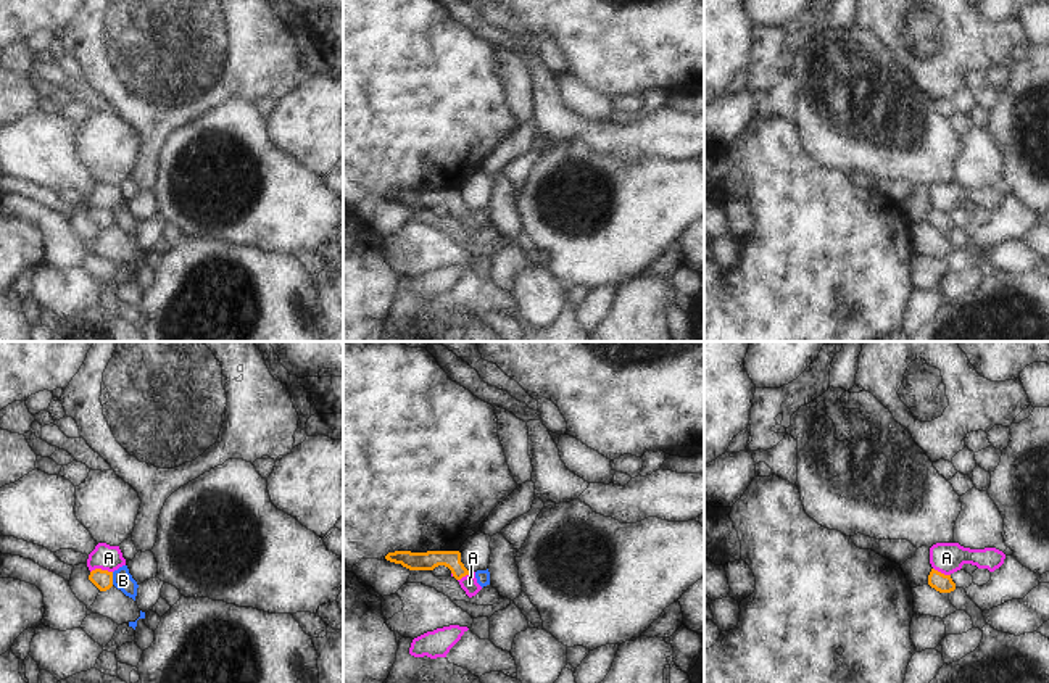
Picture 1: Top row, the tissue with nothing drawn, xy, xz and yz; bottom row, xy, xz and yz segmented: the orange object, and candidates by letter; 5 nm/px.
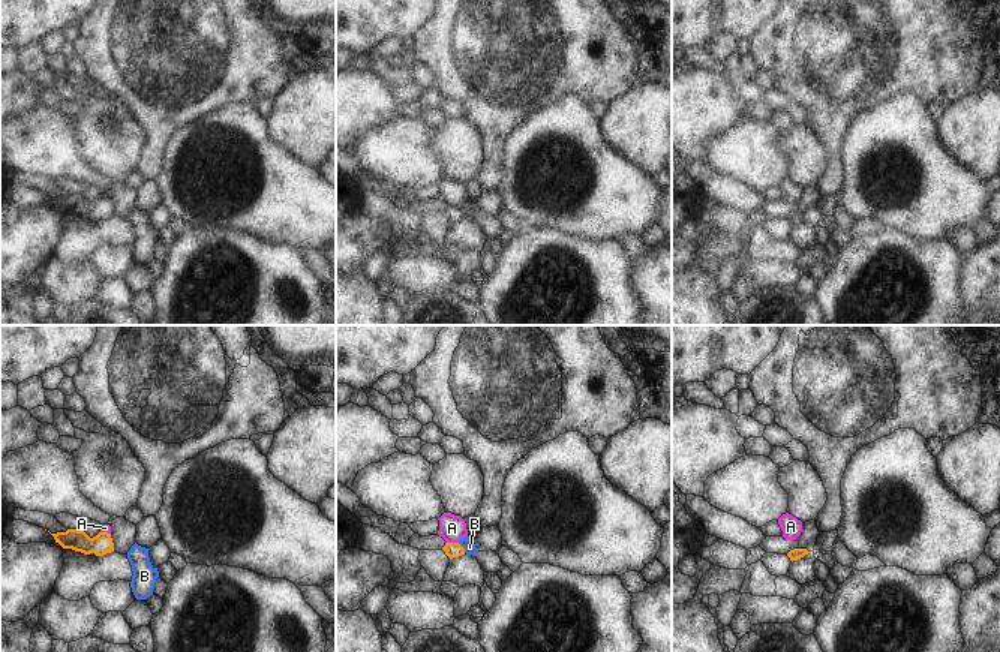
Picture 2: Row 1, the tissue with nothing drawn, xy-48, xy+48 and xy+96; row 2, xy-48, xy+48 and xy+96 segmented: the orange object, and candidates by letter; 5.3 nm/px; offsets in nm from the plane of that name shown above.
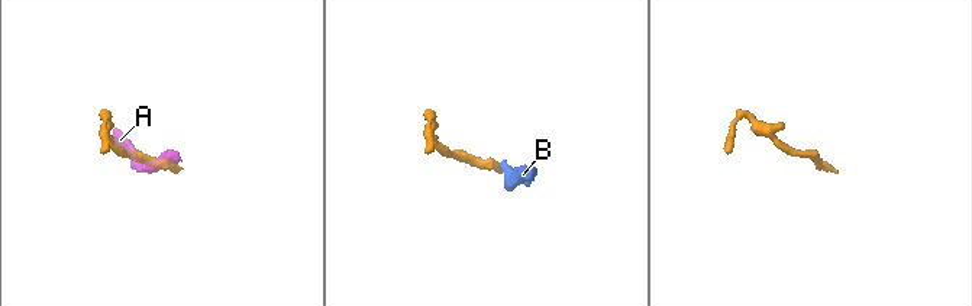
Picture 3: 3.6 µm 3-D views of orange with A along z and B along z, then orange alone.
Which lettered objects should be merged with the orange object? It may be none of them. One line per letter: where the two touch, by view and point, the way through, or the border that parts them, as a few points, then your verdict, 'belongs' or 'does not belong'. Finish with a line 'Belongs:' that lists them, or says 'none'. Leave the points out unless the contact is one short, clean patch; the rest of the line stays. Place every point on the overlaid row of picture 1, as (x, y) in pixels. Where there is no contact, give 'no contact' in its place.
A: xy (100, 569) | along xy (111, 571), (94, 569), (91, 572) | does not belong
B: xy (111, 579) | along xy (111, 572), (113, 583) | does not belong
Belongs: none

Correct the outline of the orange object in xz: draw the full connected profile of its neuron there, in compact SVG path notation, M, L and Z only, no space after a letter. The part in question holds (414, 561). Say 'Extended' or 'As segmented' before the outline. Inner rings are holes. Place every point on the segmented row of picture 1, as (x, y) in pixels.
As segmented. M395 551L385 556L387 561L401 564L409 570L433 570L438 565L445 565L451 570L456 580L472 573L461 562L459 551L427 551L427 553L411 553L411 551Z

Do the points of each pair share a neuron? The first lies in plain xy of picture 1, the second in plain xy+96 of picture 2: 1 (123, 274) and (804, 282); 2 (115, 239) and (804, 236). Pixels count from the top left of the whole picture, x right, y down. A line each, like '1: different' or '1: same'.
1: different
2: same

